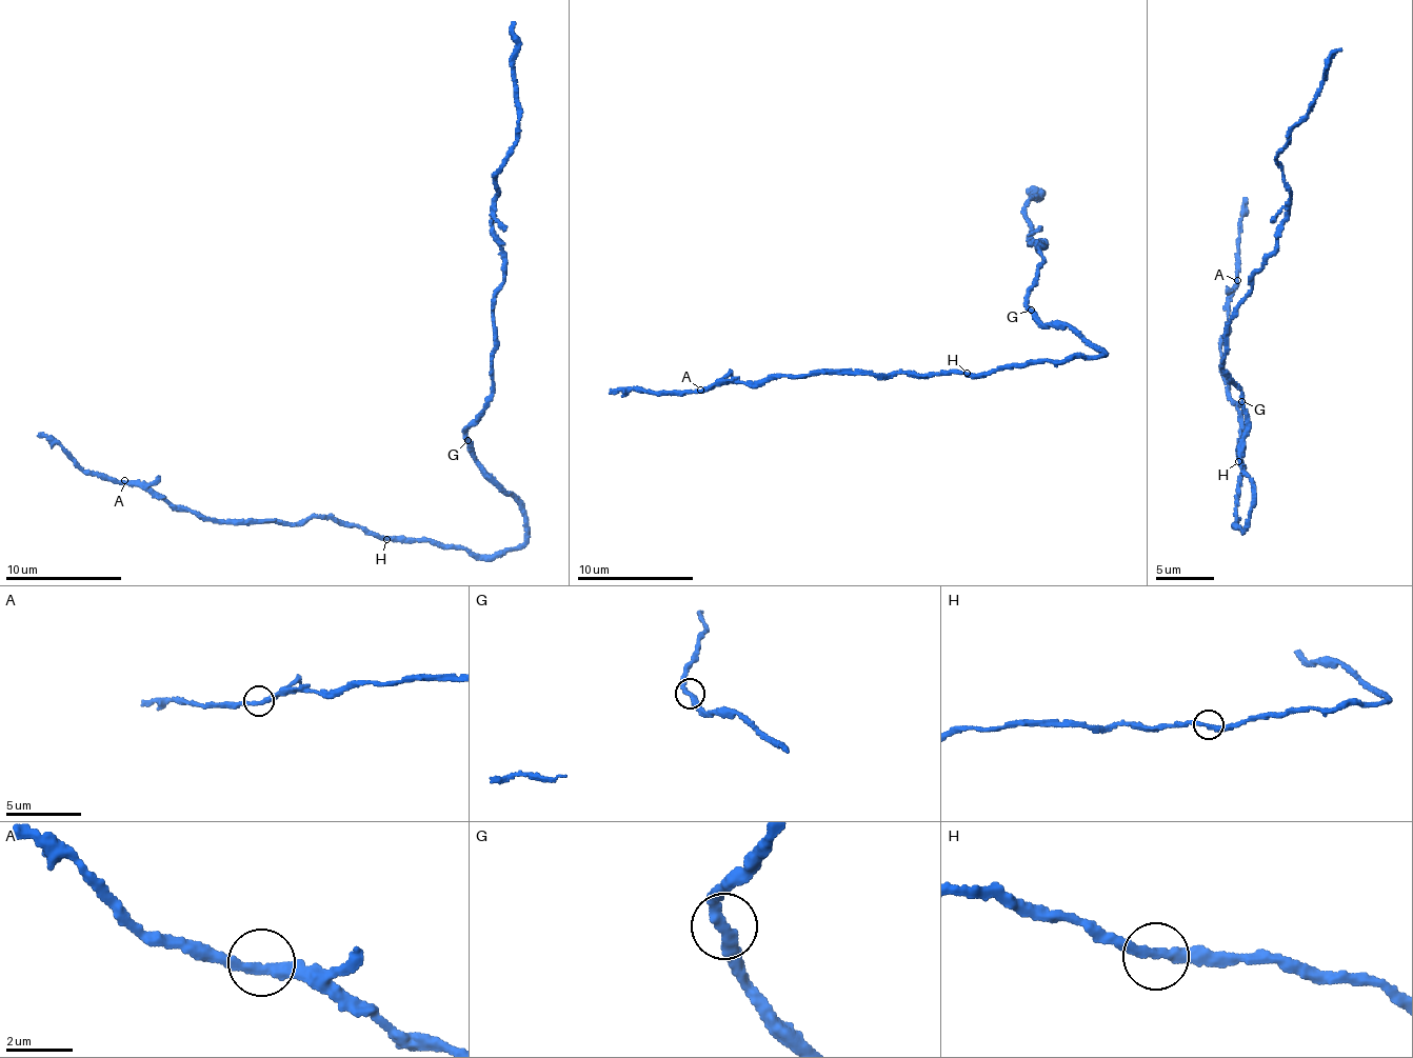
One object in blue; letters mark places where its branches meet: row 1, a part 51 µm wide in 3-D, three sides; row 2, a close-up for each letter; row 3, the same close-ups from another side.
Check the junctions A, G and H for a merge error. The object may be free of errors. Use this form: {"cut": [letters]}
{"cut": []}

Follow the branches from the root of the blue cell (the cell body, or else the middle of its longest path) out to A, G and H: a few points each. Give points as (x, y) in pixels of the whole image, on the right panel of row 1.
A: (1251, 492), (1252, 511), (1241, 531), (1234, 520), (1242, 433), (1218, 348), (1237, 280)
G: (1251, 492), (1250, 480), (1240, 468), (1238, 451), (1246, 432), (1245, 404), (1241, 400)
H: (1251, 492), (1252, 511), (1246, 530), (1241, 531), (1234, 520), (1237, 478), (1241, 474), (1242, 464), (1238, 461)

